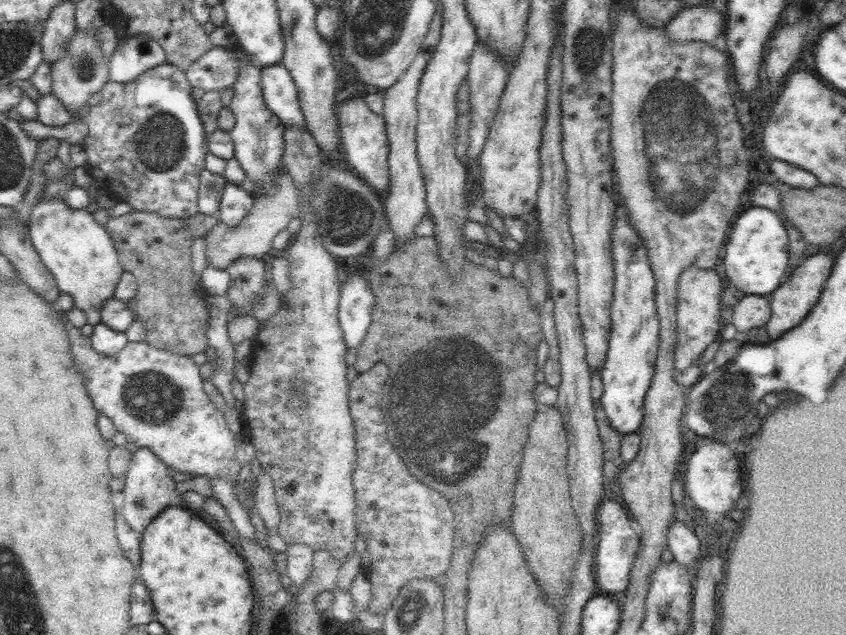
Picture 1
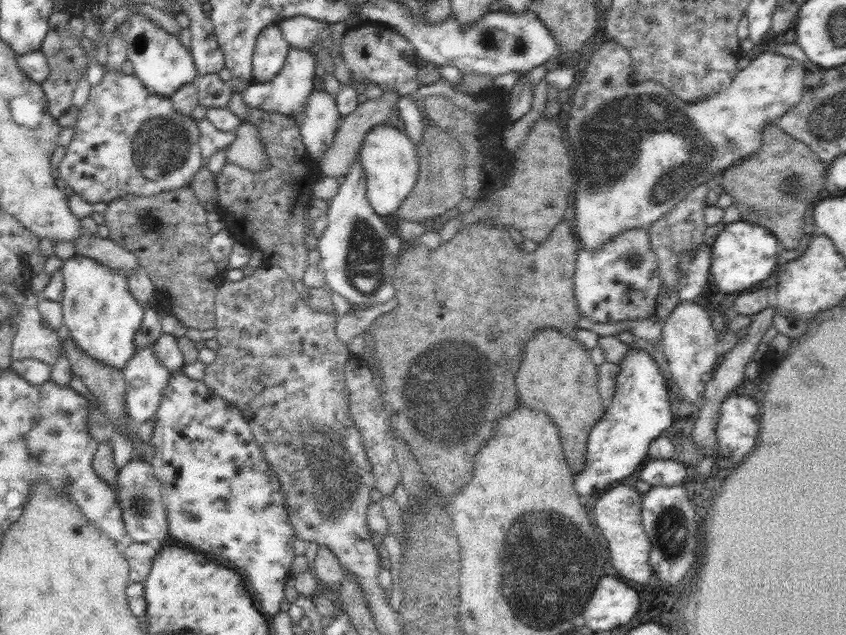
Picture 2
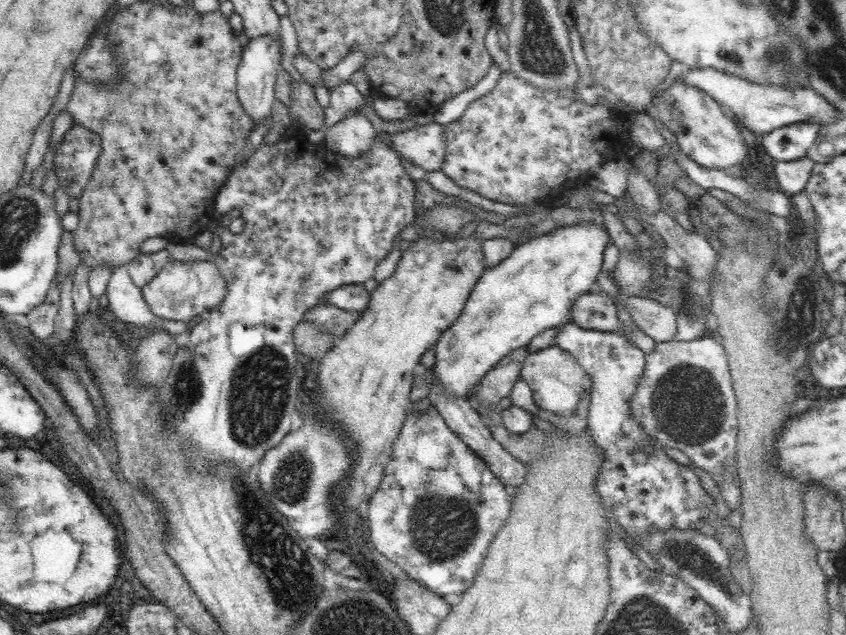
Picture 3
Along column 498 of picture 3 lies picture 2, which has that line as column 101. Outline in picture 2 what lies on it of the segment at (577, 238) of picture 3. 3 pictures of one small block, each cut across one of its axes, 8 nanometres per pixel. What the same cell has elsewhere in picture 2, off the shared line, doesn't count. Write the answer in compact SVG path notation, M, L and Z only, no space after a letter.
M74 255L63 262L62 274L64 280L64 298L61 302L63 324L70 332L70 338L92 358L122 370L128 364L130 357L136 352L136 332L142 328L143 307L134 299L129 290L126 276L118 270L110 270L106 265L85 257Z

